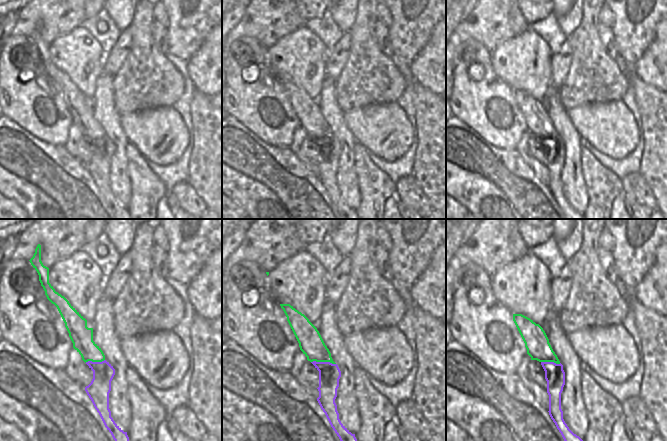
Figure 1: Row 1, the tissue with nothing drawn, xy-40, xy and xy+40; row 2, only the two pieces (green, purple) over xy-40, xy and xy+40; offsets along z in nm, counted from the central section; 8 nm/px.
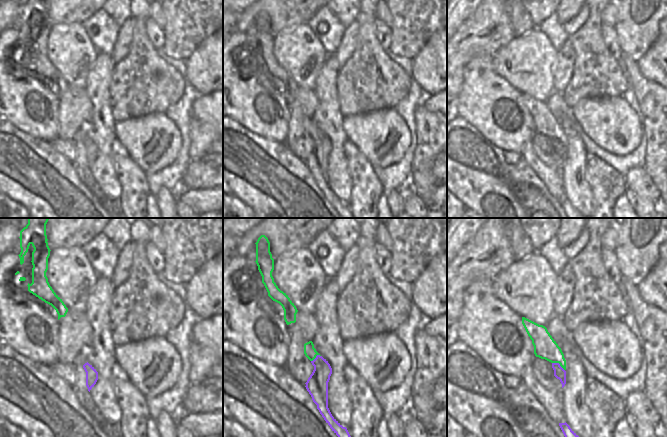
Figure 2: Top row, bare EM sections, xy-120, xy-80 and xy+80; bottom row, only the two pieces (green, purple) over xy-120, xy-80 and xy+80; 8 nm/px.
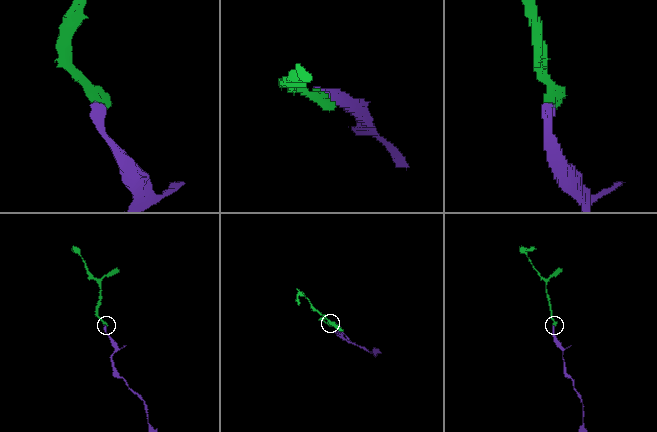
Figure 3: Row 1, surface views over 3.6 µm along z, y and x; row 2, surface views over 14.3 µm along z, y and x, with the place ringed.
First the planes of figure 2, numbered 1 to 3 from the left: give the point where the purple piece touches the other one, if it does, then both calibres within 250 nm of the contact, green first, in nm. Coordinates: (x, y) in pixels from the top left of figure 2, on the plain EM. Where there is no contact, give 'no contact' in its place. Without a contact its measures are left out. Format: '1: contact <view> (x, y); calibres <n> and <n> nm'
1: no contact
2: contact xy-80 (315, 133); calibres 100 and 180 nm
3: contact xy+80 (559, 139); calibres 180 and 90 nm

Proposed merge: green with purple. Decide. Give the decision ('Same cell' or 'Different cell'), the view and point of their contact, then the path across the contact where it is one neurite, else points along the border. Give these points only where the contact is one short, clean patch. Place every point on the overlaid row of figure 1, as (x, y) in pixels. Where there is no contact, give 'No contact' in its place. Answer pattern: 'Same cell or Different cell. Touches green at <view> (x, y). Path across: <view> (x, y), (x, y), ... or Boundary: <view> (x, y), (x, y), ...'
Same cell. Touches green at xy (323, 361). Path across: xy (310, 341), (323, 361), (329, 374).

